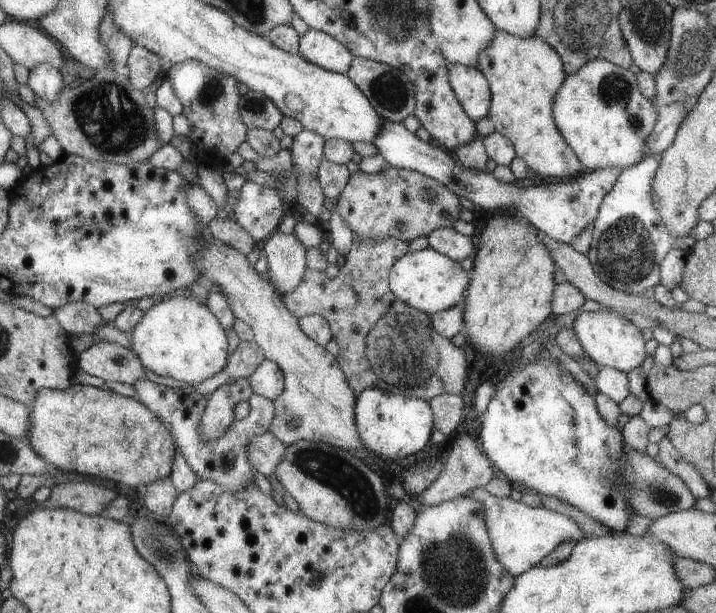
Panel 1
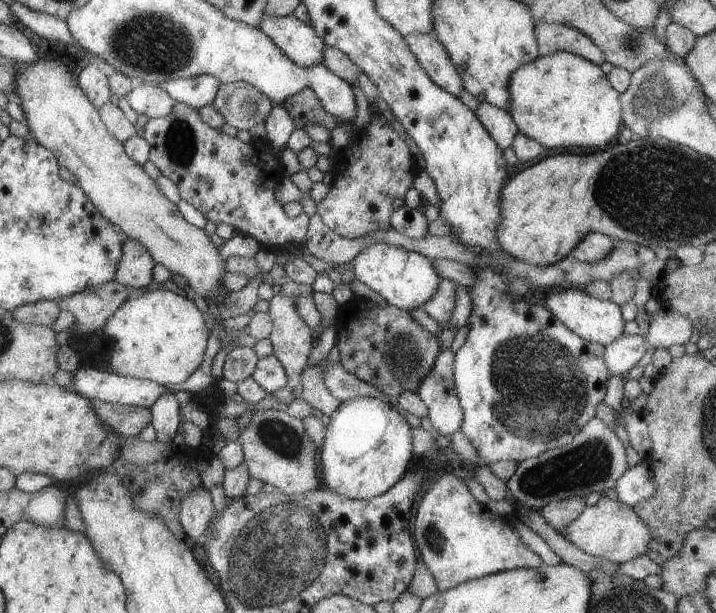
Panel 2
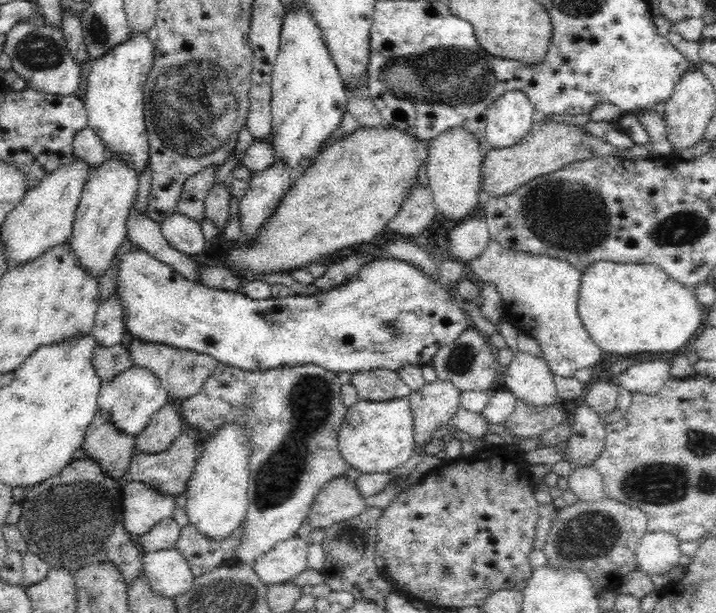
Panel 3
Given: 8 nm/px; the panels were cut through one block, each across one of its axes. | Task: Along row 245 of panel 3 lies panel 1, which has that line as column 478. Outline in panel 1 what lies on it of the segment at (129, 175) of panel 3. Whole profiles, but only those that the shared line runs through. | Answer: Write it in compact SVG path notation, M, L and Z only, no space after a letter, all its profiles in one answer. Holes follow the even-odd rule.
M448 63L448 81L457 102L465 114L476 122L488 116L490 106L489 85L485 77L473 66Z

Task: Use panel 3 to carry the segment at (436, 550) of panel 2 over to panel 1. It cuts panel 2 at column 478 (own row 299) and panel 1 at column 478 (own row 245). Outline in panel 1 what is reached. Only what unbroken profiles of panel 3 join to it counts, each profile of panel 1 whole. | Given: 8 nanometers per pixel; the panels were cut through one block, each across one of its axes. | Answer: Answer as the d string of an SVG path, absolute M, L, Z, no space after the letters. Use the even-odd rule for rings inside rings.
M477 486L465 492L463 496L479 499L479 504L483 508L483 520L485 520L491 550L495 558L499 560L499 564L511 576L515 577L538 565L541 558L549 554L559 543L565 540L576 543L583 537L583 530L577 524L573 524L571 518L549 512L541 506L531 508L520 501L513 501L510 497L497 498L490 495L483 486Z

